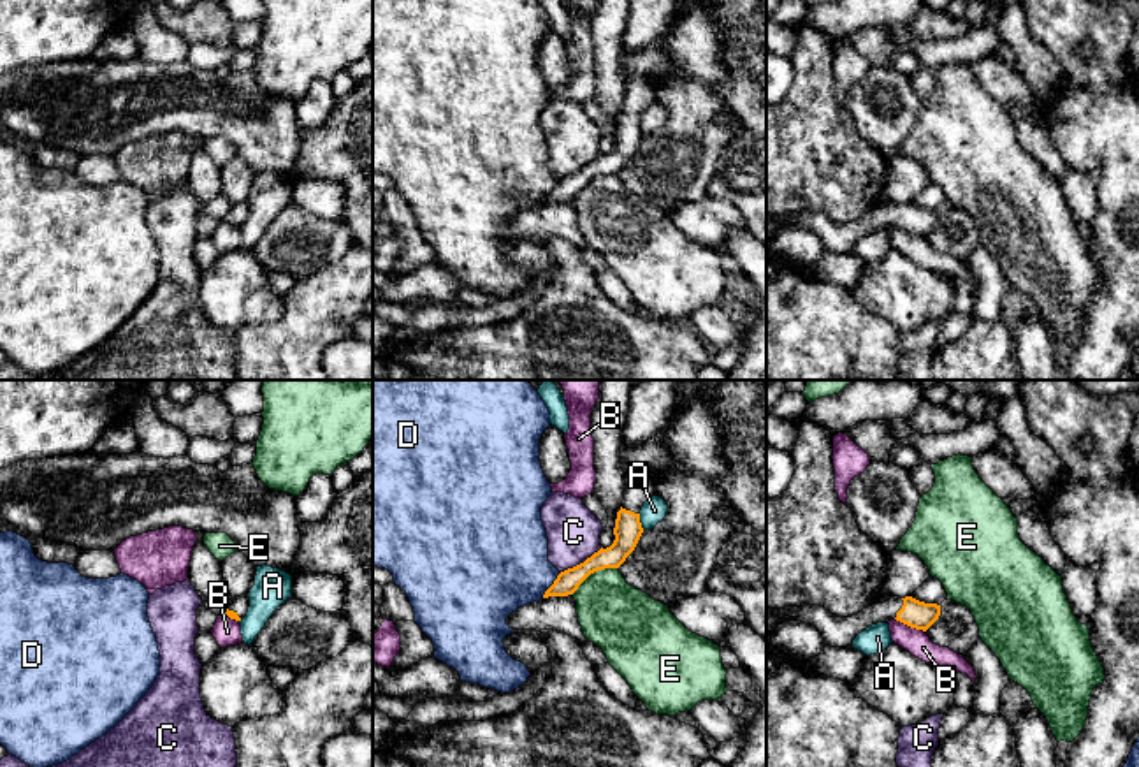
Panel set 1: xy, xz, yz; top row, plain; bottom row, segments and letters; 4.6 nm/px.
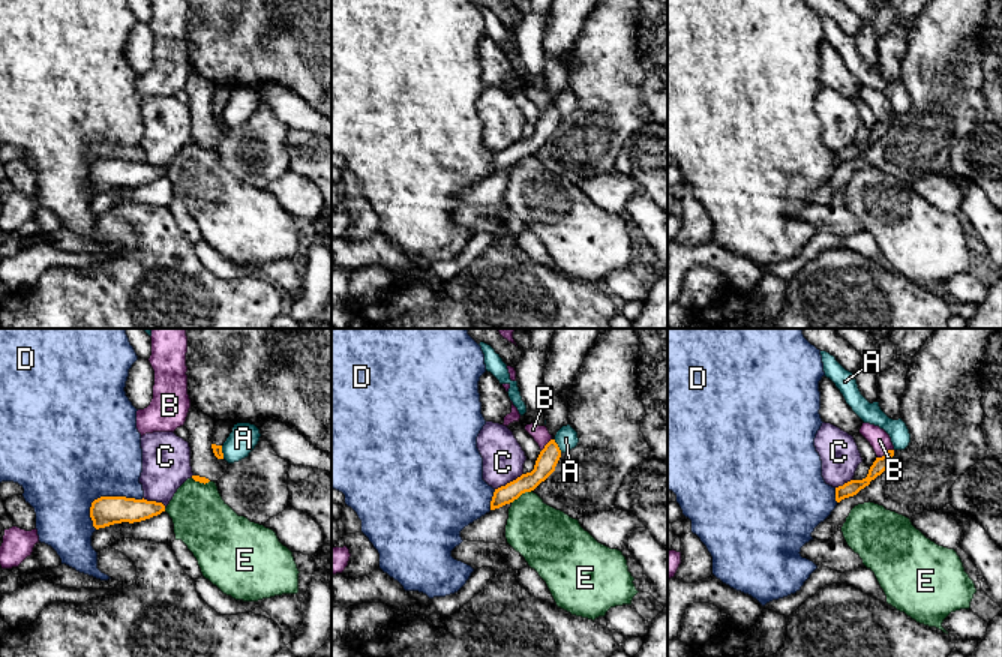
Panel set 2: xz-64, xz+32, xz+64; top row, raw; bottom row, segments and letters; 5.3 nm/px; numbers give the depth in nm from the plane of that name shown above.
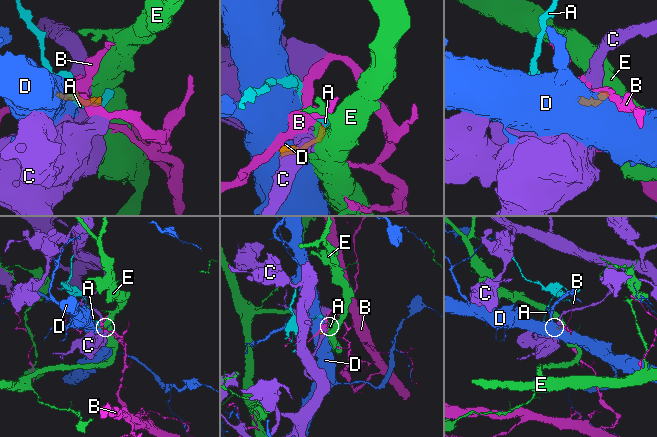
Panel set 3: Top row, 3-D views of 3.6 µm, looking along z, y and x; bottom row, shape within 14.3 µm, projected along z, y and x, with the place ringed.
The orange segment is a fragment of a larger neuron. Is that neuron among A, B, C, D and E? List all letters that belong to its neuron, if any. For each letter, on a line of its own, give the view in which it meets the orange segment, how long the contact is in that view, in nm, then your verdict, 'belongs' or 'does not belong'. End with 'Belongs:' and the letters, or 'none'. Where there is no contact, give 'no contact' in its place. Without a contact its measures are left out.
A: xz | 80 nm | does not belong
B: yz | 150 nm | does not belong
C: xz | 220 nm | does not belong
D: xz | 150 nm | does not belong
E: xz | 240 nm | does not belong
Belongs: none

